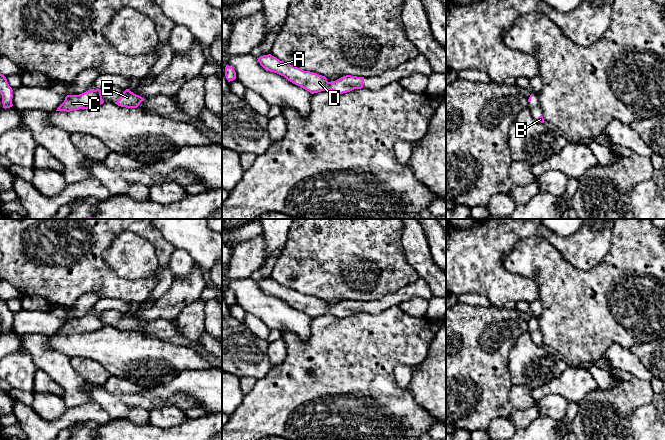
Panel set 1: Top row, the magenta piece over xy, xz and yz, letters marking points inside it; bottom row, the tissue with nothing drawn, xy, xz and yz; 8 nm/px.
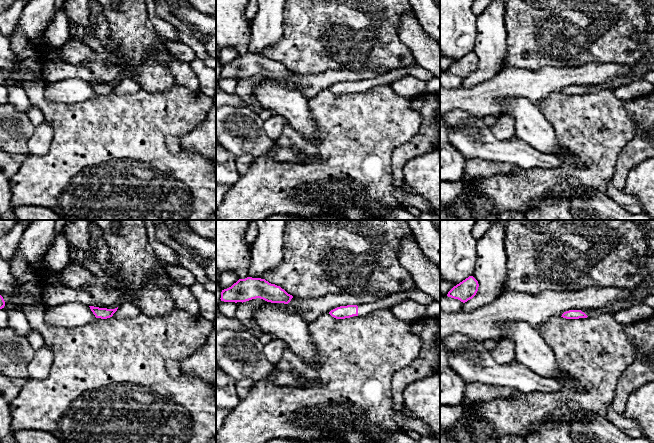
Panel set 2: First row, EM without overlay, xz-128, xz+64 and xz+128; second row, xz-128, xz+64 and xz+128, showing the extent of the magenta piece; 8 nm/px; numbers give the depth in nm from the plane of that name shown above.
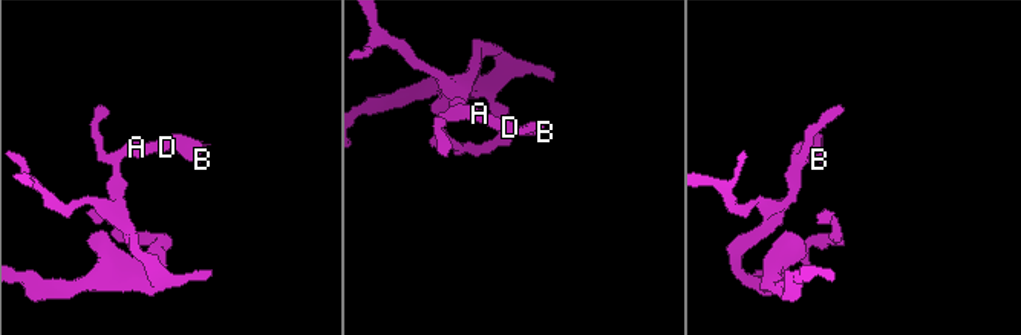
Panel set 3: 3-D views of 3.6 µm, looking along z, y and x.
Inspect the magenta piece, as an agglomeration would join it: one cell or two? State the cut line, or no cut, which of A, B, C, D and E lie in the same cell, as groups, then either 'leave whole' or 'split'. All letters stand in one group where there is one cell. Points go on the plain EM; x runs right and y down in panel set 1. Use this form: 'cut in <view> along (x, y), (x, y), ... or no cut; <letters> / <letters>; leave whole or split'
no cut; A B C D E; leave whole

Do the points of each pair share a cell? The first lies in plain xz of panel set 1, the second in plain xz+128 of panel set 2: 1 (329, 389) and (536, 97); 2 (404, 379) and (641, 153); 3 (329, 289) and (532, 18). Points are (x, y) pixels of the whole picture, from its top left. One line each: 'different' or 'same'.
1: different
2: same
3: same

